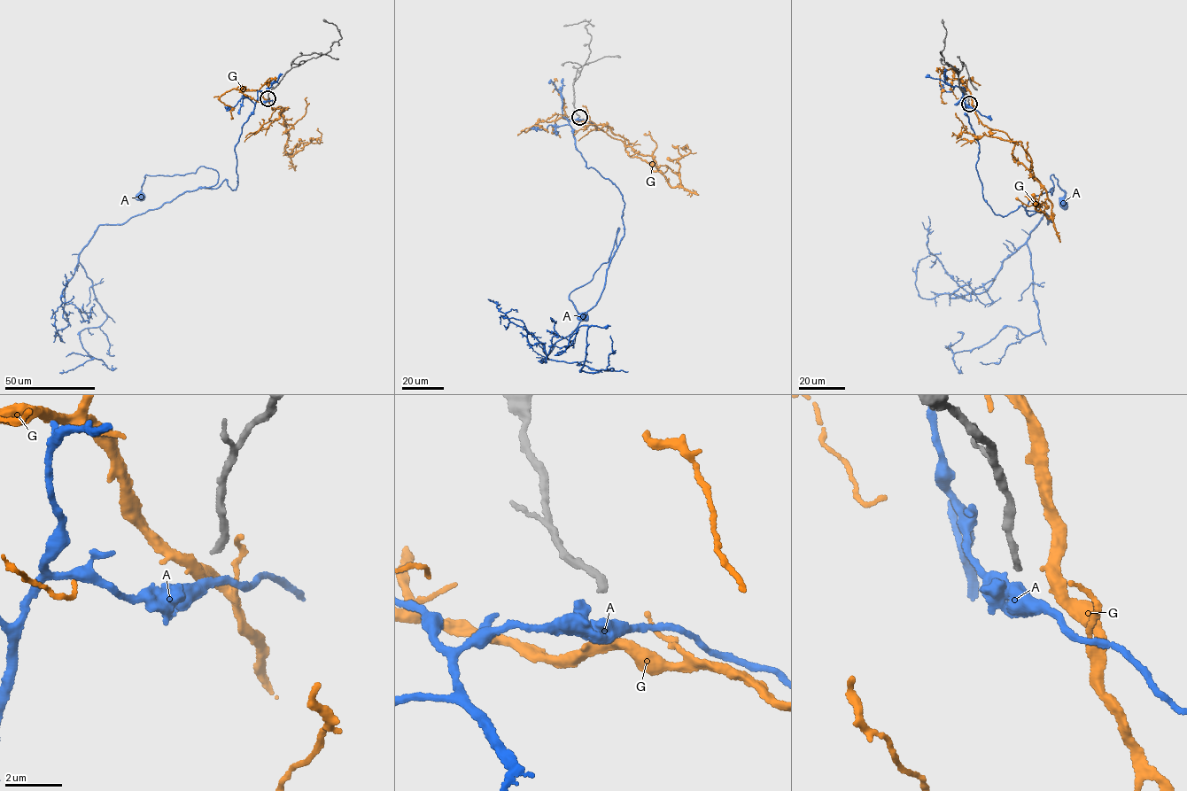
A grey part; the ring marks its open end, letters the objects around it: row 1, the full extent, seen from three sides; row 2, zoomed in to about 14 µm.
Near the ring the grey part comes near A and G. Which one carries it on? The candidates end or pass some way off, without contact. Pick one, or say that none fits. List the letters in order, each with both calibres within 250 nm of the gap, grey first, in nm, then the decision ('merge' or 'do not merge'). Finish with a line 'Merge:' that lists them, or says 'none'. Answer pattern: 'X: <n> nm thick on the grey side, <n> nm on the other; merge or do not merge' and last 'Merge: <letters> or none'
A: 240 nm thick on the grey side, 360 nm on the other; do not merge
G: 240 nm thick on the grey side, 400 nm on the other; do not merge
Merge: none

